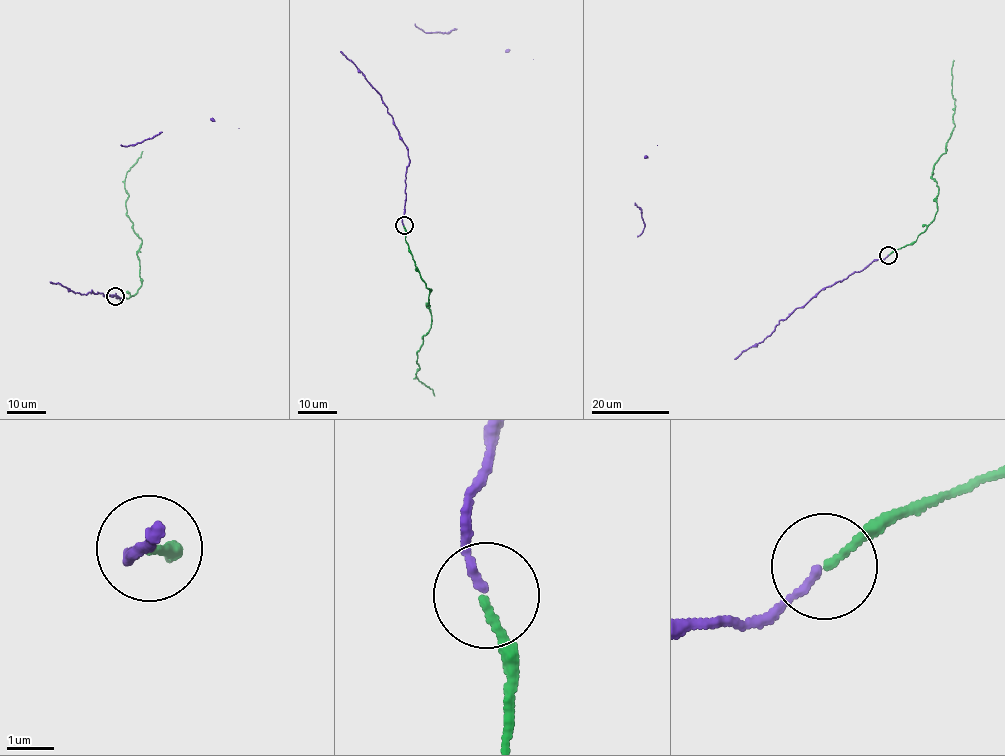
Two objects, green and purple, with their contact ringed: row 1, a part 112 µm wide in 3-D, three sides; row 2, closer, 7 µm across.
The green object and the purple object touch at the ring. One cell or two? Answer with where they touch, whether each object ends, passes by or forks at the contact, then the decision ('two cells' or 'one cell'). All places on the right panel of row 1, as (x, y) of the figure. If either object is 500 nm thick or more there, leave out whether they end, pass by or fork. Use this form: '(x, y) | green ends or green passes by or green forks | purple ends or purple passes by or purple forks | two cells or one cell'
(888, 255) | green ends | purple ends | one cell

